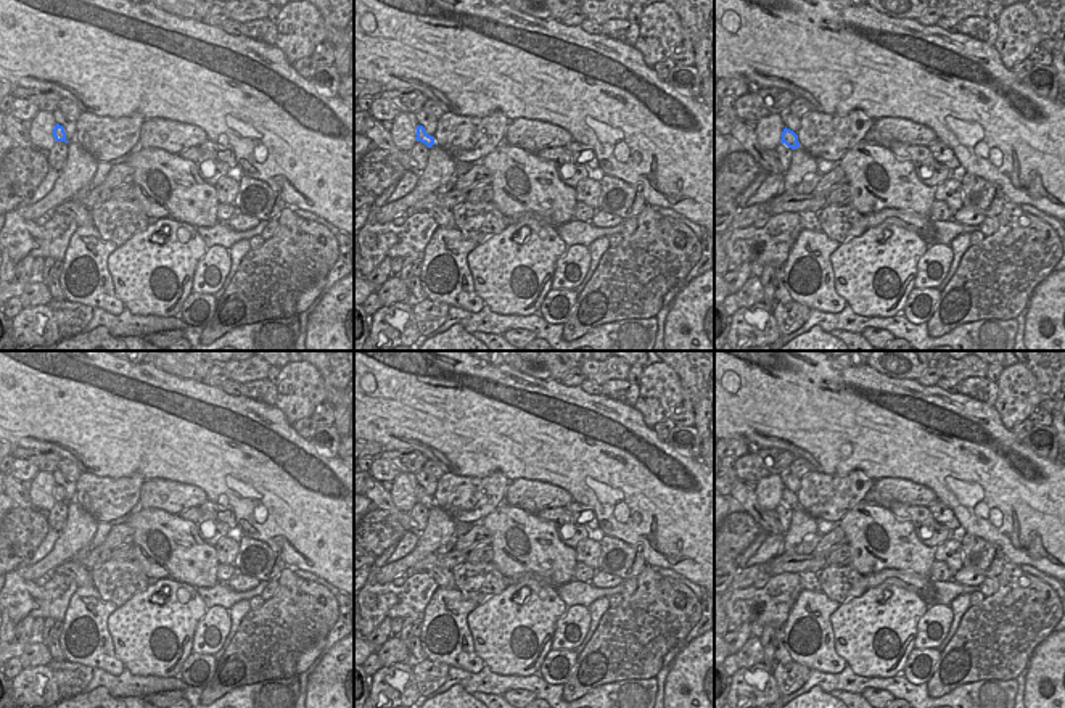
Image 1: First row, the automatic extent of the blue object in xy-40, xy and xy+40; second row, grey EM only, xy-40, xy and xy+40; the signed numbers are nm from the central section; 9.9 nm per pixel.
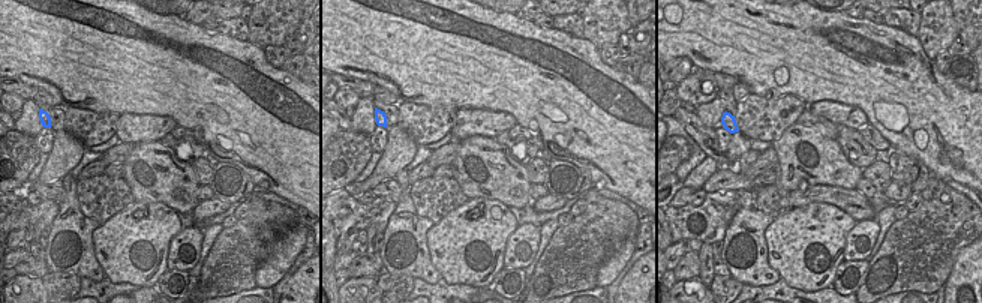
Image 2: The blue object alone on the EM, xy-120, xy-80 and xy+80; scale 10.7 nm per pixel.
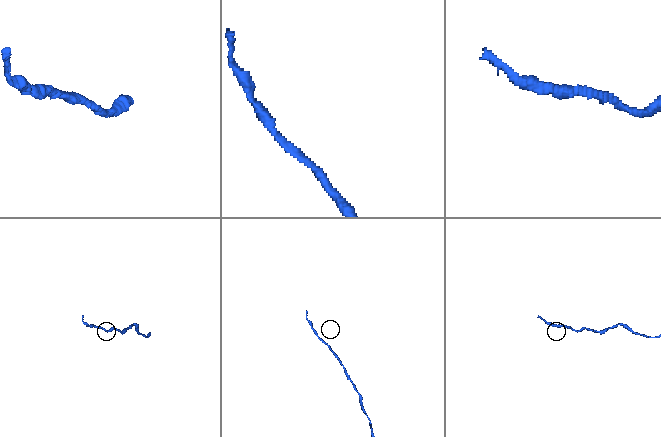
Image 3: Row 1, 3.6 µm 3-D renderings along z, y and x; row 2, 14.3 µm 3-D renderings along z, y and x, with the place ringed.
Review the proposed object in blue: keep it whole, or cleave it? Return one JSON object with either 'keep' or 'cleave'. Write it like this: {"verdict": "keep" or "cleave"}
{"verdict": "keep"}

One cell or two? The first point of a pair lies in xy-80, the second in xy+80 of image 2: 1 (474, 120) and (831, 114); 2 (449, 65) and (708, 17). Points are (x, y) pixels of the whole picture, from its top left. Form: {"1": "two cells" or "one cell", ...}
{"1": "one cell", "2": "one cell"}

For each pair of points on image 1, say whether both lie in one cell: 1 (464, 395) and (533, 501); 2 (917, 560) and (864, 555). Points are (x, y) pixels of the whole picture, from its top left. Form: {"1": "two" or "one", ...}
{"1": "two", "2": "one"}

